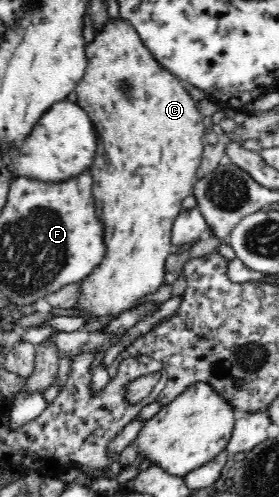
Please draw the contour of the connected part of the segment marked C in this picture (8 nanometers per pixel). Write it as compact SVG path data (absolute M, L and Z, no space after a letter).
M109 17L108 21L97 30L94 39L86 44L85 55L87 57L86 75L79 81L80 85L76 87L76 95L78 106L84 108L88 117L92 119L96 131L98 131L98 149L96 149L96 157L92 163L92 177L94 177L94 195L96 195L96 211L99 218L104 224L104 241L106 244L106 256L92 274L88 275L82 281L82 295L79 299L79 307L90 314L91 319L96 317L104 317L107 315L119 316L122 312L130 310L136 299L148 295L148 293L156 293L160 285L164 285L164 267L167 257L173 250L171 242L171 231L176 216L183 210L183 199L190 195L196 180L196 169L202 159L202 152L206 142L204 141L205 128L208 120L200 114L197 101L185 88L184 82L180 81L174 74L171 74L166 68L160 65L160 62L152 56L152 53L145 47L139 33L134 26L123 17Z

